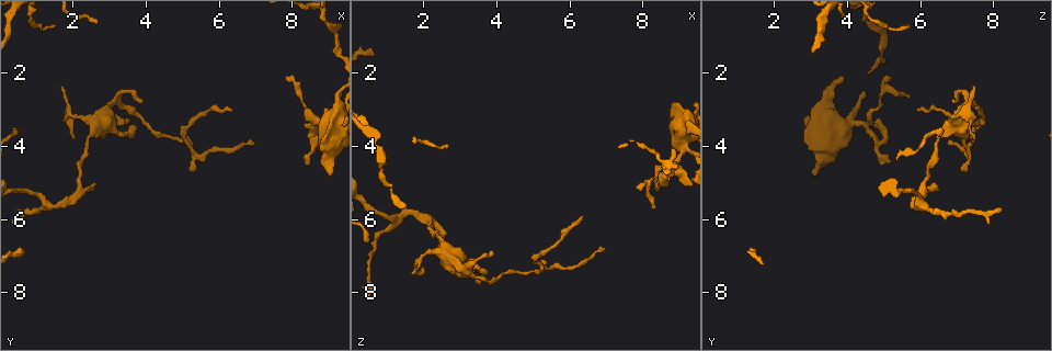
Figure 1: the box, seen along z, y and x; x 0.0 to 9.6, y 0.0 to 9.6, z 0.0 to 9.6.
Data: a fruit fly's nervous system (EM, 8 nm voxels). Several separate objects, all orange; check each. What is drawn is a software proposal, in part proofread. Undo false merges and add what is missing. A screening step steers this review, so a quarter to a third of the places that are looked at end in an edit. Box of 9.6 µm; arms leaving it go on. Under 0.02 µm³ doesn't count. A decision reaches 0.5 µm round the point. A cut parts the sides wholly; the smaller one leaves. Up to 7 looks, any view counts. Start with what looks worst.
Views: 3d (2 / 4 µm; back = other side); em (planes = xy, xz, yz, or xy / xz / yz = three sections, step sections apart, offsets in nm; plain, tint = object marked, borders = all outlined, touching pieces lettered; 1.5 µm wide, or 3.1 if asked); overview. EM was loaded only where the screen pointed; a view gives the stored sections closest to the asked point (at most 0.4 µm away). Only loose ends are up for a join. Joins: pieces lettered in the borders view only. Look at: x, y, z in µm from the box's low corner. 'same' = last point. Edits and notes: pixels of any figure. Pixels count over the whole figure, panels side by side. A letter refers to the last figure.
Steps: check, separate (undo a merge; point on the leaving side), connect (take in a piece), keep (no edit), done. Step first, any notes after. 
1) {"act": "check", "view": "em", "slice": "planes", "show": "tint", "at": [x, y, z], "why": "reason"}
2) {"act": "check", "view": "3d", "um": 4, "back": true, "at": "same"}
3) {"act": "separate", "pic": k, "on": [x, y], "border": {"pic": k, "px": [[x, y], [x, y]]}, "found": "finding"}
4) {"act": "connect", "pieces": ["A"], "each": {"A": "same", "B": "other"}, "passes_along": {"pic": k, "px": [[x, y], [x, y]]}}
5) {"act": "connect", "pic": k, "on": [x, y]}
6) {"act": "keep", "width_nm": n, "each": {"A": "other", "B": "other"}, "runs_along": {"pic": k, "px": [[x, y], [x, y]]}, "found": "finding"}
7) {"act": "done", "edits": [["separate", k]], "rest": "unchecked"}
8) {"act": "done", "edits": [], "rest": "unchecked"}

{"act": "check", "view": "3d", "um": 2, "at": [8.45, 4.40, 5.20], "why": "thin end"}

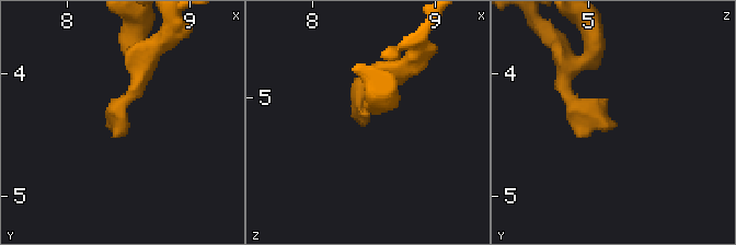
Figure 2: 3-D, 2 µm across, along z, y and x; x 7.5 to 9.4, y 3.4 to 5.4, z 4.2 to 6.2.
{"act": "check", "view": "em", "um": 3.1, "slice": "xz", "step": 8, "show": "borders", "at": [8.42, 4.42, 5.20], "why": "now the EM"}

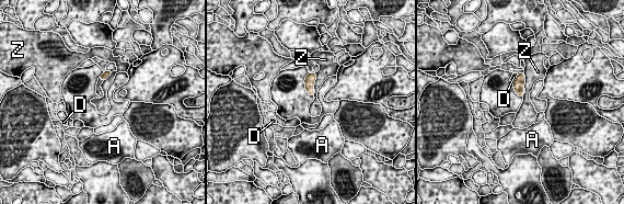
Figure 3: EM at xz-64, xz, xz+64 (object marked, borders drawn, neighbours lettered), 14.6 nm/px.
{"act": "check", "view": "em", "um": 3.1, "slice": "planes", "show": "borders", "at": "same"}

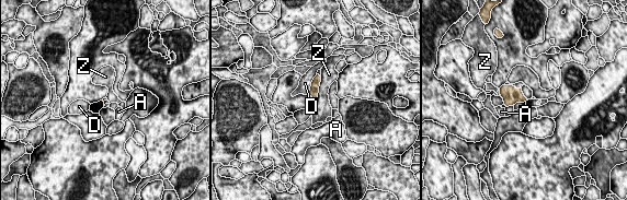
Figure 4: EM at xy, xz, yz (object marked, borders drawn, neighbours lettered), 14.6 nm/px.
{"act": "keep", "each": {"A": "other", "D": "other", "Z": "other"}, "border": {"pic": 4, "px": [[321, 75], [318, 97], [316, 100]]}, "found": "no lettered piece goes on from it"}

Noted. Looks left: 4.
{"act": "check", "view": "em", "slice": "xy", "step": 8, "show": "borders", "at": [6.35, 3.05, 5.95], "why": "free end"}

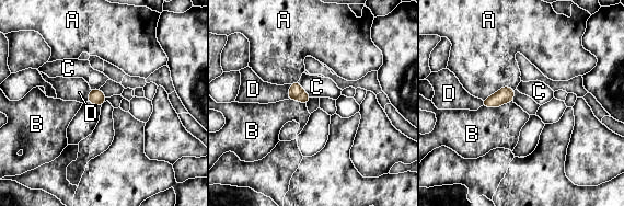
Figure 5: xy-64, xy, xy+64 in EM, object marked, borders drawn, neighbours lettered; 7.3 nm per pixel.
{"act": "keep", "each": {"A": "other", "B": "other", "C": "other", "D": "other"}, "border": {"pic": 5, "px": [[291, 84], [287, 99]]}, "found": "no lettered piece goes on from it"}

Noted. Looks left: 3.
{"act": "check", "view": "em", "slice": "xz", "step": 8, "show": "tint", "at": [3.70, 3.45, 7.30], "why": "branch stops here"}

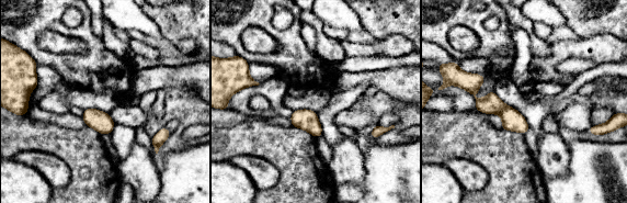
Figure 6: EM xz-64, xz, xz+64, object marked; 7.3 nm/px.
{"act": "check", "view": "em", "slice": "planes", "show": "borders", "at": "same", "why": "another direction"}

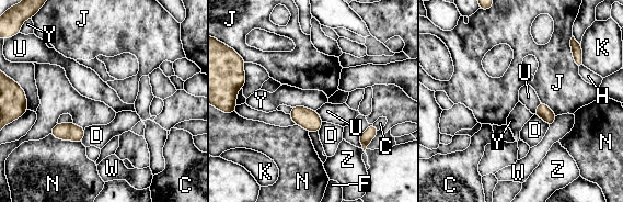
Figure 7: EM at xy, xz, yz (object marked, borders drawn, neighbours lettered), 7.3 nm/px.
{"act": "keep", "each": {"C": "other", "D": "other", "F": "other", "H": "other", "J": "other", "K": "other", "N": "other", "U": "other", "W": "other", "Y": "other", "Z": "other"}, "border": {"pic": 7, "px": [[292, 107], [306, 107], [315, 111]]}, "found": "none of them fits"}

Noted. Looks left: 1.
{"act": "done", "edits": [], "rest": "unchecked"}

